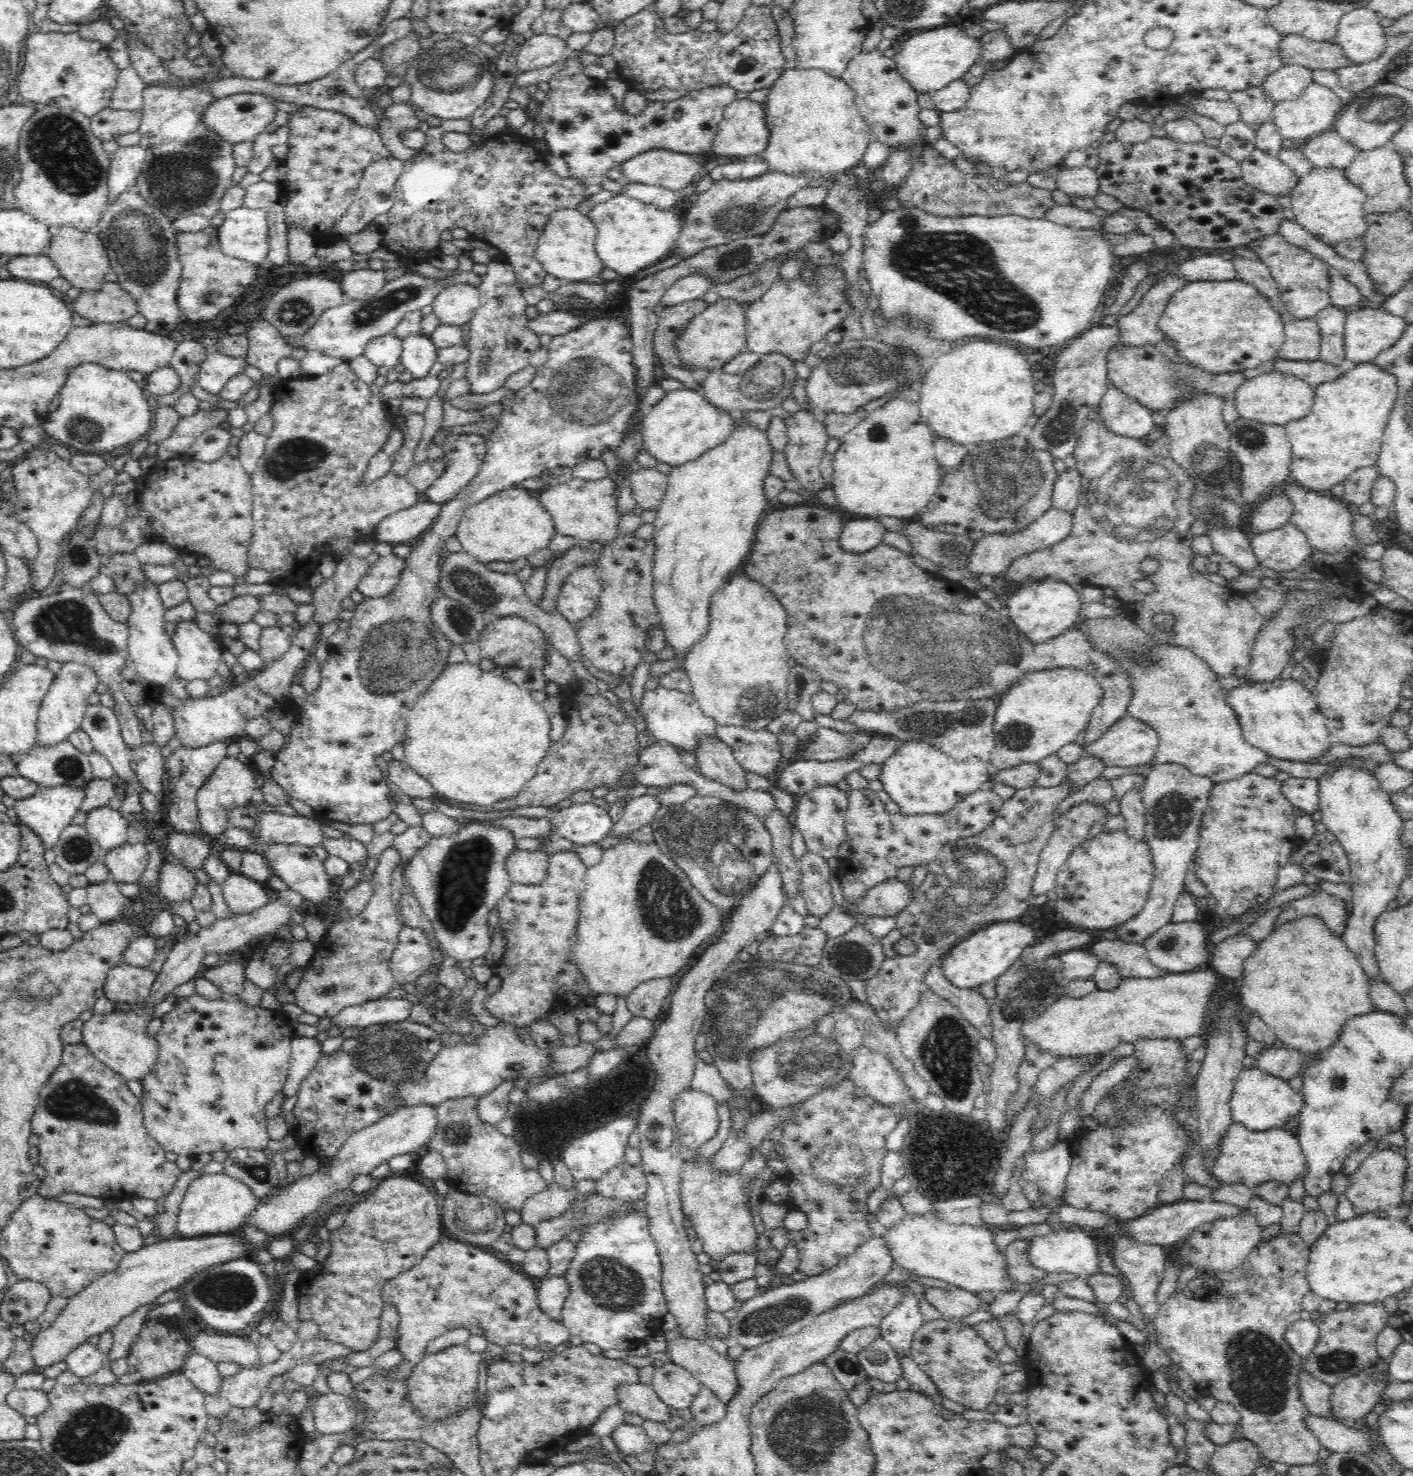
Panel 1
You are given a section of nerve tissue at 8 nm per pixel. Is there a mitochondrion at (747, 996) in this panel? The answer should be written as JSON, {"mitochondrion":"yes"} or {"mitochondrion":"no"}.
{"mitochondrion":"yes"}

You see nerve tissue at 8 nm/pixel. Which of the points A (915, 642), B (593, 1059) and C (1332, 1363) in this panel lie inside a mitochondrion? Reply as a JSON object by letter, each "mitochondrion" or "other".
{"A":"mitochondrion","B":"other","C":"mitochondrion"}

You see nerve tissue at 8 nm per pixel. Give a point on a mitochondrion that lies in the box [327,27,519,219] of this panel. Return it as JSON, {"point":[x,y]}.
{"point":[449,71]}

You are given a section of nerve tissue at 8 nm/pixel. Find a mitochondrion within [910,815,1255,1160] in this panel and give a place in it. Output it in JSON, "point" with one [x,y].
{"point":[974,879]}

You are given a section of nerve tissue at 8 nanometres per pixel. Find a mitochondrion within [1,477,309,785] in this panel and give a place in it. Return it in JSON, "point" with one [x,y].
{"point":[69,621]}

